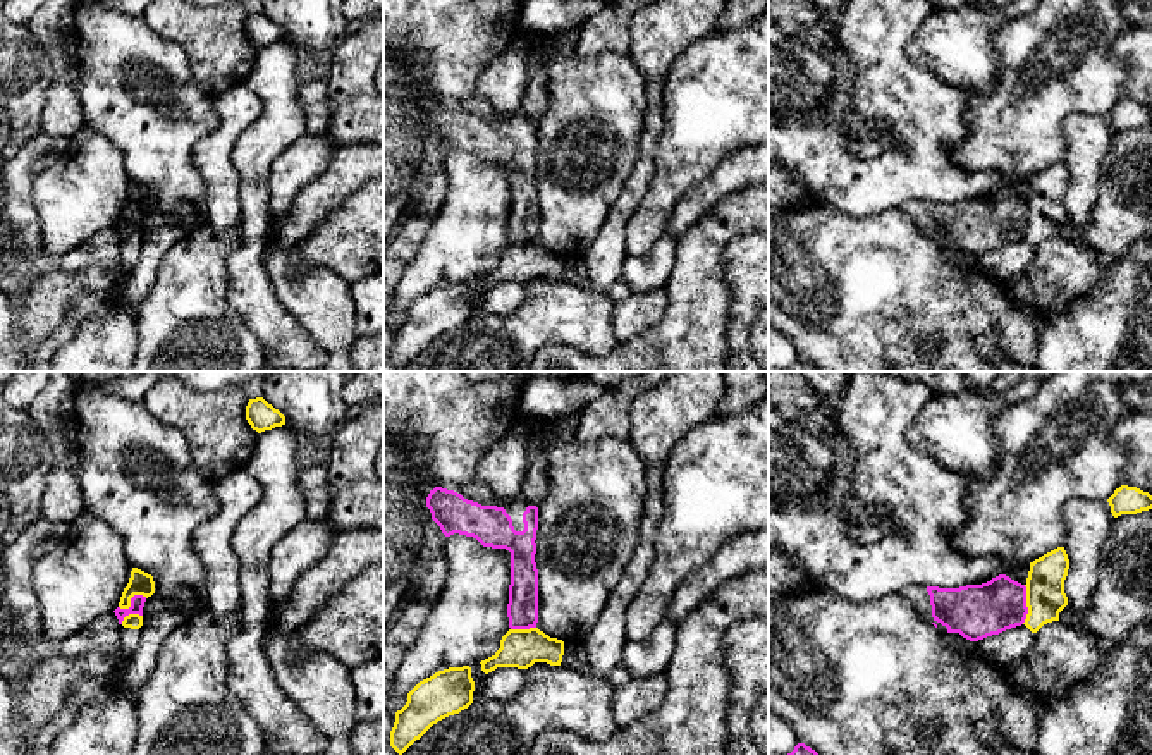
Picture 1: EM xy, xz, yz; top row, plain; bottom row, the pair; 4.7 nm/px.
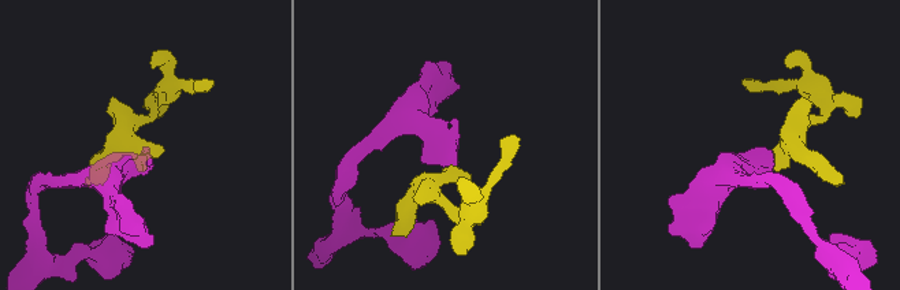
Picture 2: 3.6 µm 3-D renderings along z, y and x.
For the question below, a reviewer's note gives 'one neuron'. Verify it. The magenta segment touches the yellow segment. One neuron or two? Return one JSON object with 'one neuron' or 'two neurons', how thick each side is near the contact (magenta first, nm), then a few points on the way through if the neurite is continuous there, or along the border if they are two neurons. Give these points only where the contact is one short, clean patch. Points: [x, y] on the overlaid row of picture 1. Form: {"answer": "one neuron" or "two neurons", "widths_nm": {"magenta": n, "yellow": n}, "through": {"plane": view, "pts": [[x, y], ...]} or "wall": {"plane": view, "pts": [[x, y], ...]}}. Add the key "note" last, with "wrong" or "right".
{"answer": "two neurons", "widths_nm": {"magenta": 260, "yellow": 180}, "wall": {"plane": "yz", "pts": [[1025, 585], [1027, 618], [1022, 623]]}, "note": "wrong"}

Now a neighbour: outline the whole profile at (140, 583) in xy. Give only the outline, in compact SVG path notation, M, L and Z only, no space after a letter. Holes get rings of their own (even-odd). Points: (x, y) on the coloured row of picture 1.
M132 568L129 583L127 583L127 586L122 592L119 607L120 609L129 609L131 607L131 598L134 595L143 595L143 597L148 598L153 593L155 593L153 576L144 573L144 571L141 571L141 569L138 569L138 568Z

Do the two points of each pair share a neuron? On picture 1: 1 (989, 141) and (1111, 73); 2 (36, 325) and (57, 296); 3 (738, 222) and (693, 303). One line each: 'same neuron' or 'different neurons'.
1: same neuron
2: same neuron
3: same neuron

